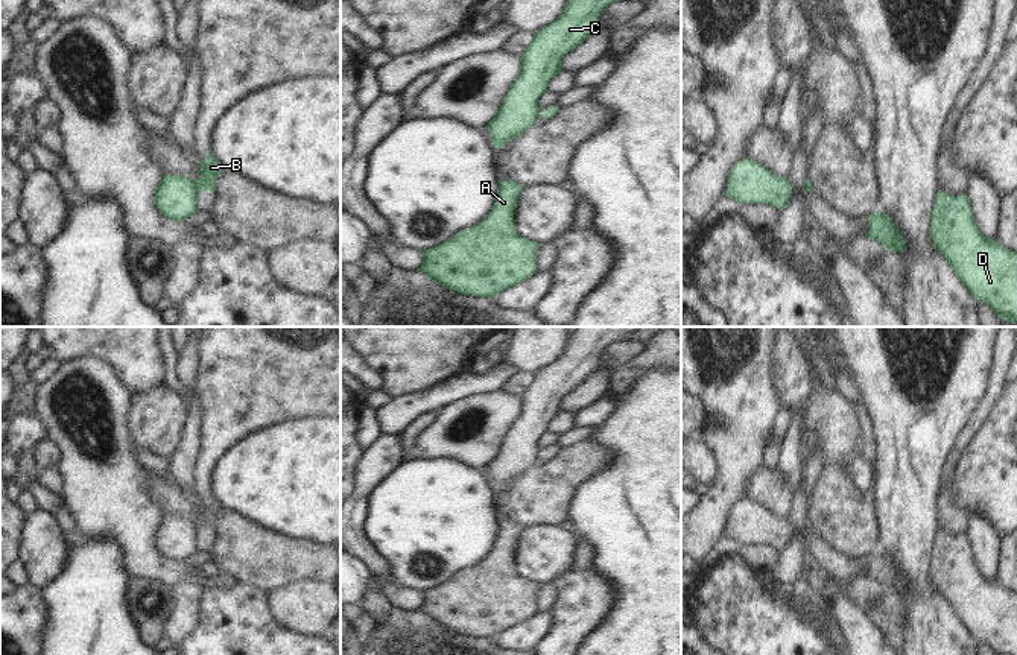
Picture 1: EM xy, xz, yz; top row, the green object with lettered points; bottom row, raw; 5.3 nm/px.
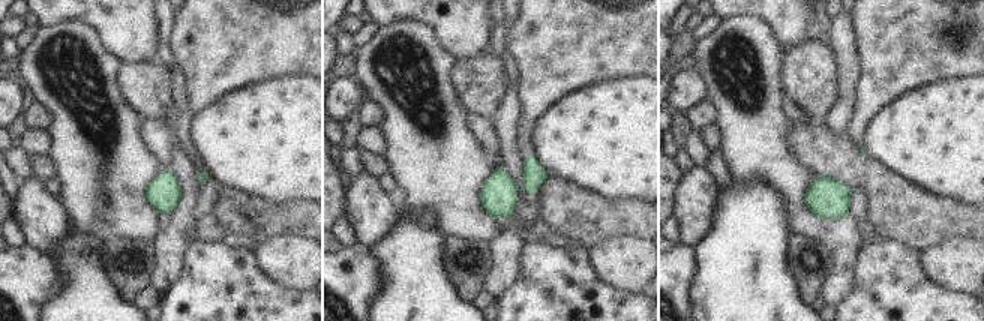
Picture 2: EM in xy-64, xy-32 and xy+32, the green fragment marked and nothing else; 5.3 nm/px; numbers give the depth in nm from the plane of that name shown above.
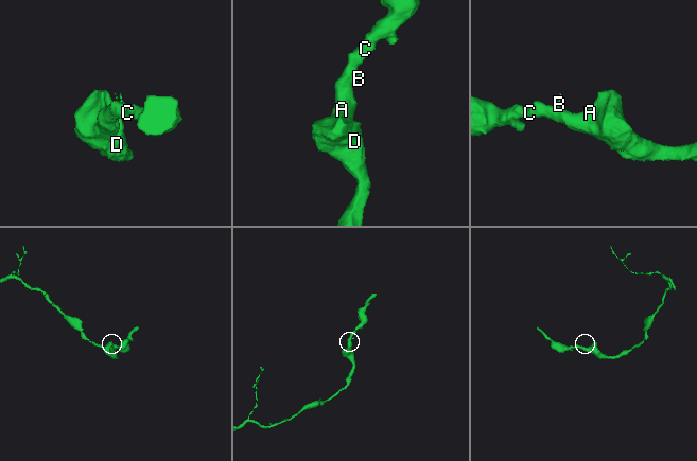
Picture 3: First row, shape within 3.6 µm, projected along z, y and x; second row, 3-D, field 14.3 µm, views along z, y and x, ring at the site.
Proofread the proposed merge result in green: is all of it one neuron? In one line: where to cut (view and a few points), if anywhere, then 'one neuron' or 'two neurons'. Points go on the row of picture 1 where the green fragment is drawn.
cut xy (195, 183), (198, 189); two neurons

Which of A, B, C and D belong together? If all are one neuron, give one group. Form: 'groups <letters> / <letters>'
groups A C D / B

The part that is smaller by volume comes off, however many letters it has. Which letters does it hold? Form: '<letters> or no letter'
B

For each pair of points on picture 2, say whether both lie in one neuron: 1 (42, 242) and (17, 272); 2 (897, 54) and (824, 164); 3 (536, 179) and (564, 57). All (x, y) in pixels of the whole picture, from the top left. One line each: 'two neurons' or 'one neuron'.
1: two neurons
2: two neurons
3: one neuron

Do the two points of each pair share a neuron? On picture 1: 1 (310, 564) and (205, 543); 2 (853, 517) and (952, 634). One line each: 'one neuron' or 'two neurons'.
1: two neurons
2: two neurons

